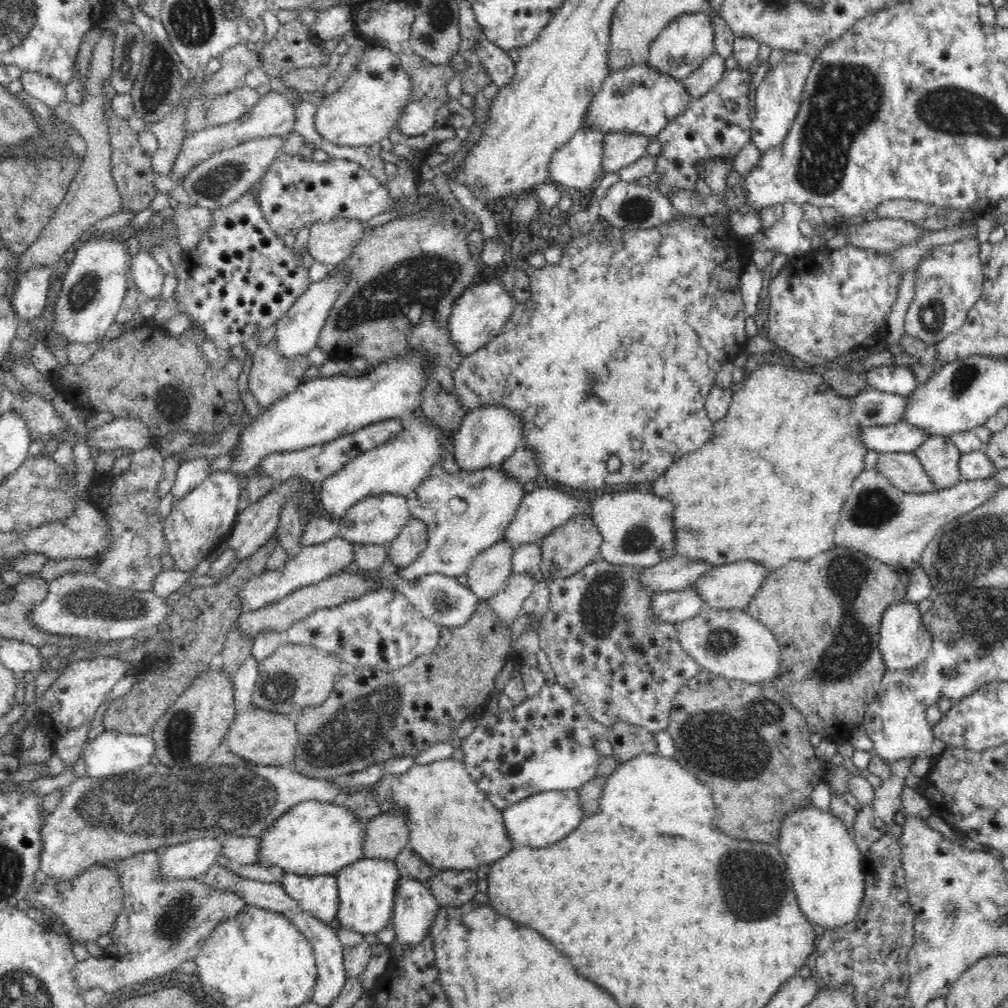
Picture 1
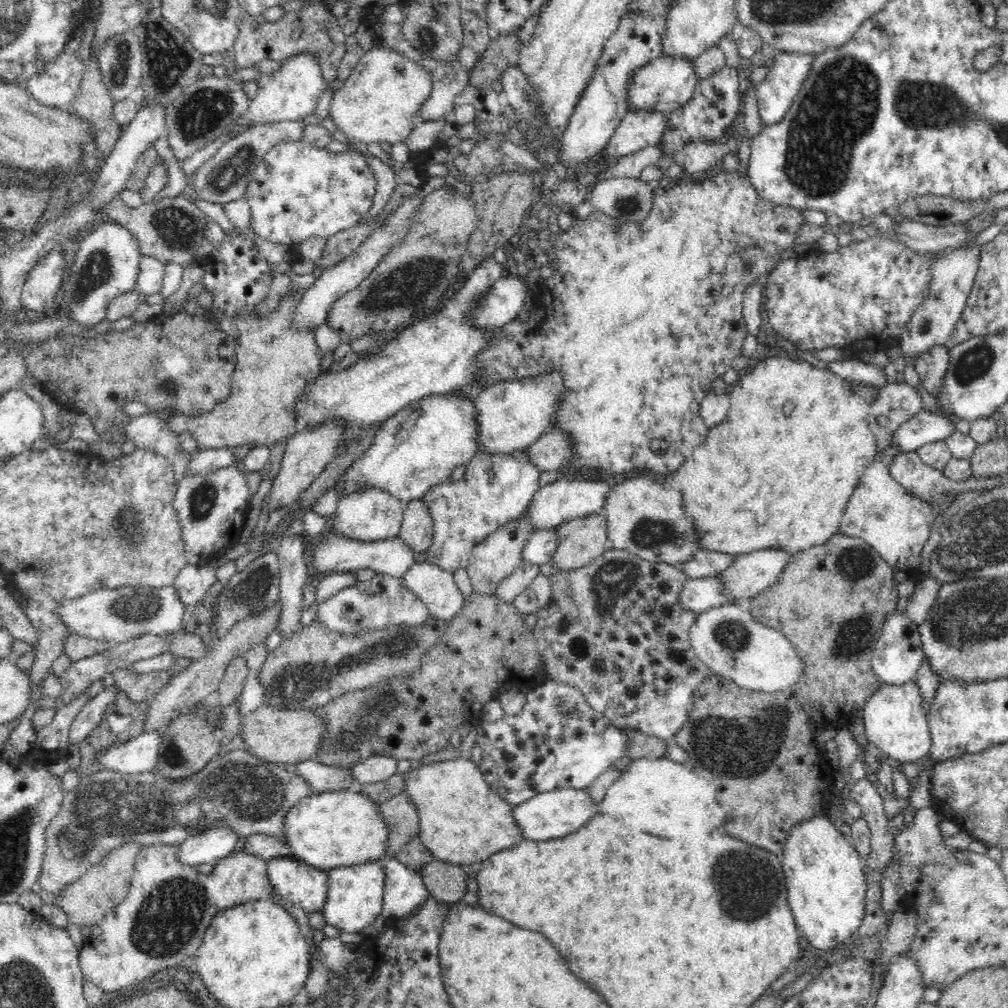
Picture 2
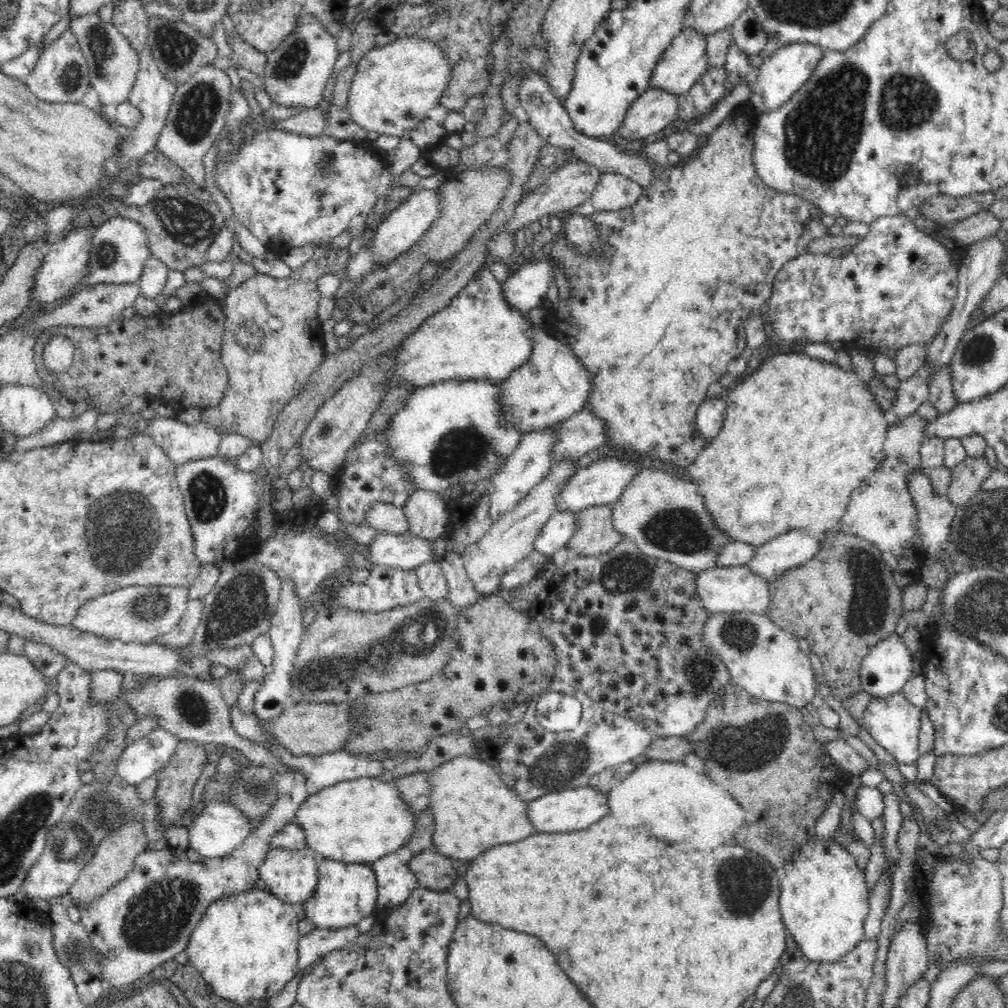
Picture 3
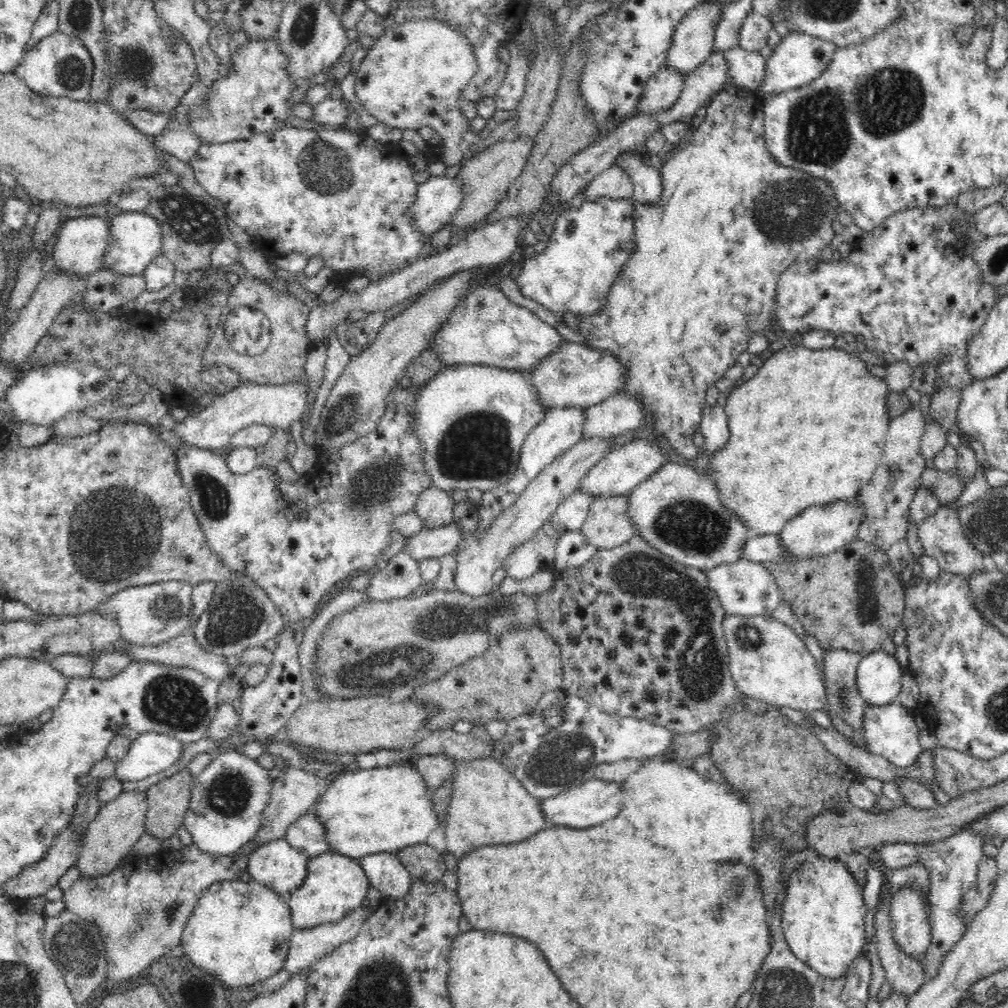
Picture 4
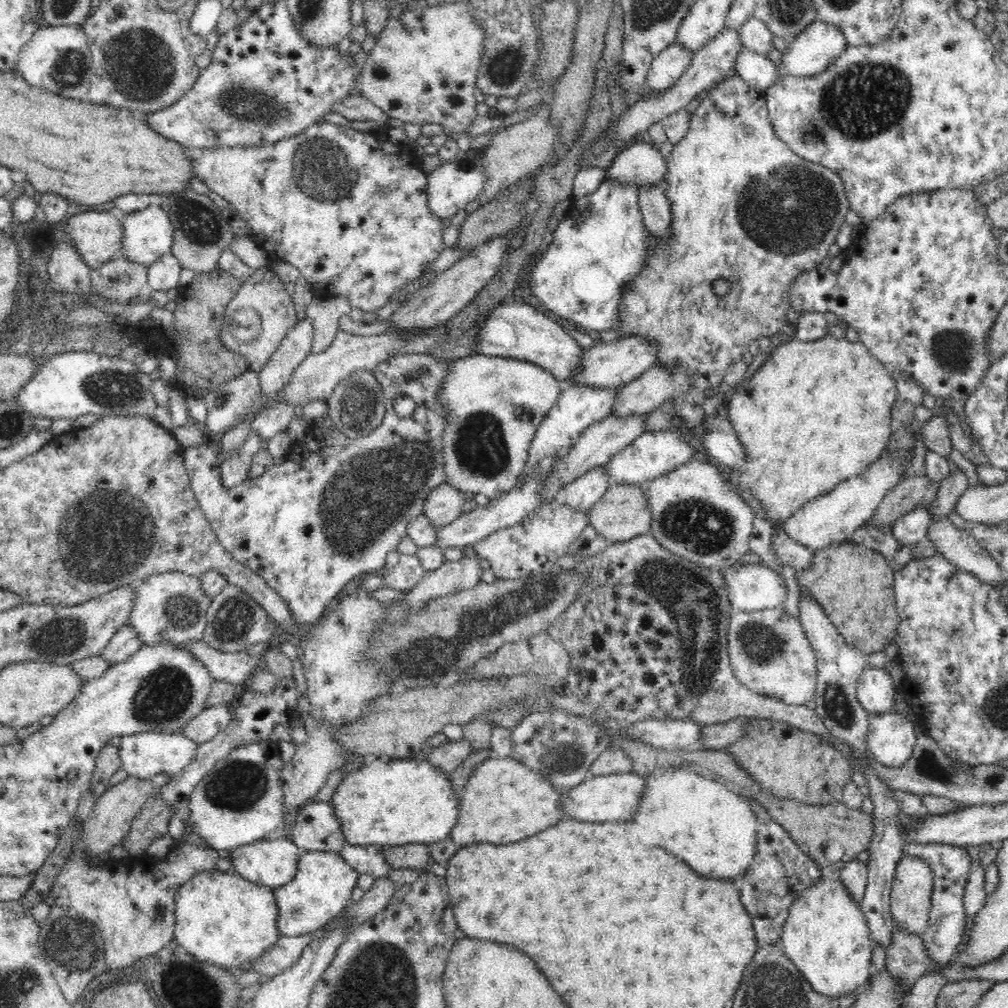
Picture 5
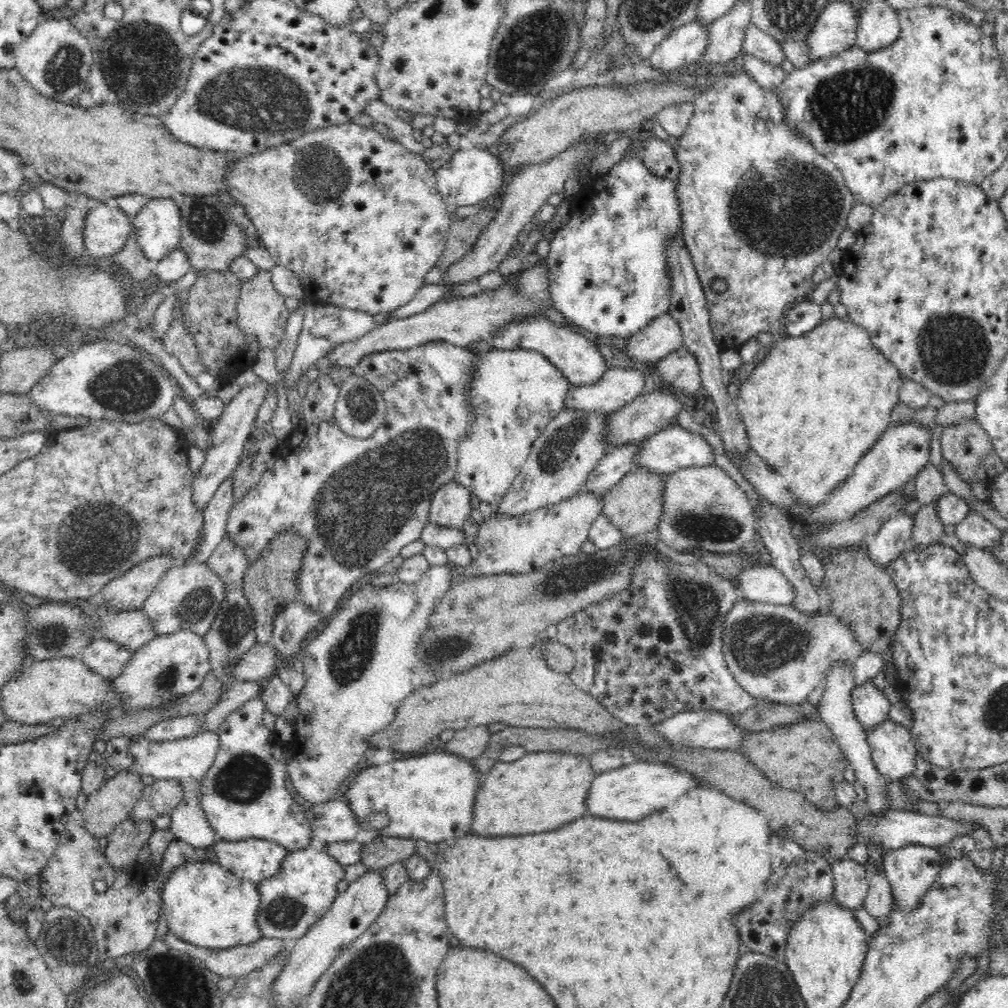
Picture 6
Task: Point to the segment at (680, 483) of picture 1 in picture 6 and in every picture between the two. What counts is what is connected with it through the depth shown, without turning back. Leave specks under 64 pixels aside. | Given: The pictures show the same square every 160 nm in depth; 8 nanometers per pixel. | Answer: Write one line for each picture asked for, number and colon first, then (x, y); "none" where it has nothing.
2: (810, 458)
3: (815, 447)
4: (808, 429)
5: (816, 413)
6: (814, 405)

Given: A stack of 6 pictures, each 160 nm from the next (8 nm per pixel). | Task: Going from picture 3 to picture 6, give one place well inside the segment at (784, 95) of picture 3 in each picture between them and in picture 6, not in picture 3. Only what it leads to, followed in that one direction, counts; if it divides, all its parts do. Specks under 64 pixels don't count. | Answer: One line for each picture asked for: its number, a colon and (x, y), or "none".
4: (799, 59)
5: (814, 50)
6: (836, 29)

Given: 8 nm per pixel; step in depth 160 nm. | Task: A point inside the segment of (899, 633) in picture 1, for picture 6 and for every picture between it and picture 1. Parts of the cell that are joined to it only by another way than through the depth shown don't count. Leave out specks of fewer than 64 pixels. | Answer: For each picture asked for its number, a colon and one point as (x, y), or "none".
2: (897, 655)
3: (885, 670)
4: (879, 675)
5: (875, 690)
6: (871, 707)

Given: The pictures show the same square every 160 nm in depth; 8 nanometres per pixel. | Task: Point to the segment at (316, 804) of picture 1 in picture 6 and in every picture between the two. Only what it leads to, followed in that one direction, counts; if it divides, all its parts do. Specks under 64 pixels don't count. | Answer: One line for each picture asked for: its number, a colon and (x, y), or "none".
2: (330, 829)
3: (360, 820)
4: (367, 811)
5: (402, 802)
6: (430, 798)

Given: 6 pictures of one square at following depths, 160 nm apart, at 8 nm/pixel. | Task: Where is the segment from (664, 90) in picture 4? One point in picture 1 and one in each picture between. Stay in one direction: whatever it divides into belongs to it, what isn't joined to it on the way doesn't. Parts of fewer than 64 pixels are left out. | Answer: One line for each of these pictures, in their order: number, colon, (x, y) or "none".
1: (619, 150)
2: (640, 128)
3: (654, 112)

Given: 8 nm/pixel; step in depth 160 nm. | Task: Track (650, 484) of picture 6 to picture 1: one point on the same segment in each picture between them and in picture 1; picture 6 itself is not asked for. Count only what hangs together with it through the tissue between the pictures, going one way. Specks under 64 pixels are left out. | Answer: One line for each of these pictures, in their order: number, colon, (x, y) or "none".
1: (567, 549)
2: (582, 540)
3: (595, 534)
4: (608, 524)
5: (622, 514)

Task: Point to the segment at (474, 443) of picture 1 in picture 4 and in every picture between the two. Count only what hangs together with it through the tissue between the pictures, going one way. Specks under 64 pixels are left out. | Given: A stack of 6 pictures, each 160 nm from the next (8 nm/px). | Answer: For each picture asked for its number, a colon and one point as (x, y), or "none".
2: (511, 415)
3: (552, 385)
4: (575, 375)

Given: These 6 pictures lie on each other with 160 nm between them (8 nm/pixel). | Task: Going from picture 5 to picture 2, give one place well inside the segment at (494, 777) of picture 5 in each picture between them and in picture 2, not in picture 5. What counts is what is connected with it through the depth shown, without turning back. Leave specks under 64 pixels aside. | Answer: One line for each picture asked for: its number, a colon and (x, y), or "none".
2: (462, 820)
3: (473, 810)
4: (489, 805)

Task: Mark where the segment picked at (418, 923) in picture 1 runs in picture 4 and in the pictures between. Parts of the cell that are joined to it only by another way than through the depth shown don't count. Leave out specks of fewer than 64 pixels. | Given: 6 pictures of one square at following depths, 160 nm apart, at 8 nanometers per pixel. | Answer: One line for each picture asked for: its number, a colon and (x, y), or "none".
2: (404, 889)
3: (396, 881)
4: (385, 872)

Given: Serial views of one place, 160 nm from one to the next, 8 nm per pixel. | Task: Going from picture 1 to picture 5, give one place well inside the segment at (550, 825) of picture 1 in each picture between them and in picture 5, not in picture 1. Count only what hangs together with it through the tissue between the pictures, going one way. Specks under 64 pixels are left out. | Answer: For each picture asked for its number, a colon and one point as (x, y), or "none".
2: (553, 814)
3: (575, 809)
4: (595, 801)
5: (615, 797)

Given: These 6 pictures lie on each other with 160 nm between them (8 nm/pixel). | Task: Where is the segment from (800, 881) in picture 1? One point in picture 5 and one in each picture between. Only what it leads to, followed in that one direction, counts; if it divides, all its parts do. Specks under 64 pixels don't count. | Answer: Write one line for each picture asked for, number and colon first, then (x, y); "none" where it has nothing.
2: (825, 877)
3: (824, 901)
4: (823, 913)
5: (826, 935)

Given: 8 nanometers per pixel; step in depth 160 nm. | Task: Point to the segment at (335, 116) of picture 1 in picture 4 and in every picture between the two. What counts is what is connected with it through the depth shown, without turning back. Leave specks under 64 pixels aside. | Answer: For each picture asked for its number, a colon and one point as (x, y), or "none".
2: (379, 102)
3: (395, 86)
4: (412, 77)

